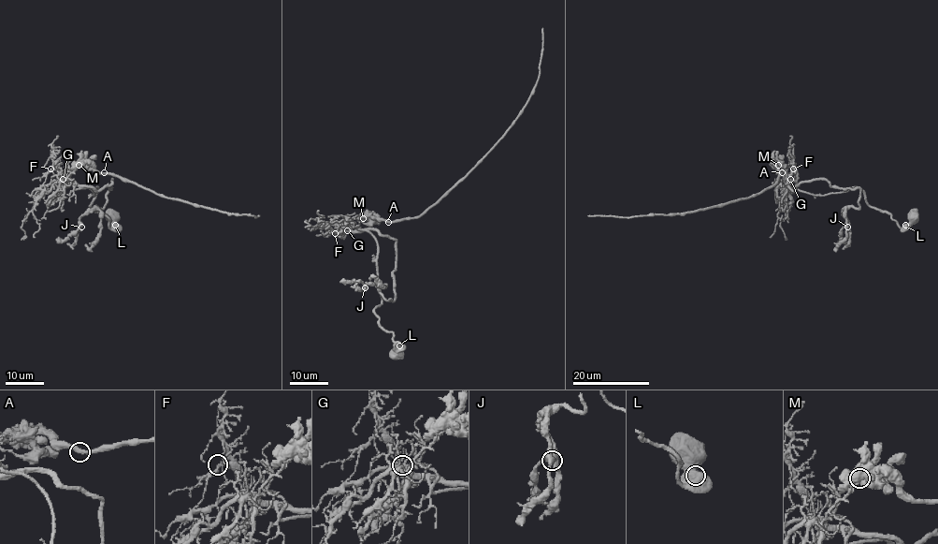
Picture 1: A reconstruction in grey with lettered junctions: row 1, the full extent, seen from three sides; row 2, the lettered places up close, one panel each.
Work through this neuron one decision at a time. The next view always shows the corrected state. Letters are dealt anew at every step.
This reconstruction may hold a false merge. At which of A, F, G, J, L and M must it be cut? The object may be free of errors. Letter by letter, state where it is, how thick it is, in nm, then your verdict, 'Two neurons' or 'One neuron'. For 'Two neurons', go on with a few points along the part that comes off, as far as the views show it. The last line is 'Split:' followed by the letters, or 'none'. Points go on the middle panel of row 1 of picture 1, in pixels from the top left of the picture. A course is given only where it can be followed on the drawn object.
A: Place: (388, 222). Thickness 360 nm. One neuron
F: Place: (335, 233). Thickness 200 nm. One neuron
G: Place: (347, 230). Thickness 320 nm. One neuron
J: Place: (365, 287). Thickness 480 nm. One neuron
L: Place: (399, 345). Thickness 550 nm. One neuron
M: Place: (363, 218). Thickness 500 nm. Two neurons. Course of the part to remove: (363, 218), (396, 222), (424, 213), (491, 150), (525, 106), (535, 84), (543, 42), (542, 28)
Split: M

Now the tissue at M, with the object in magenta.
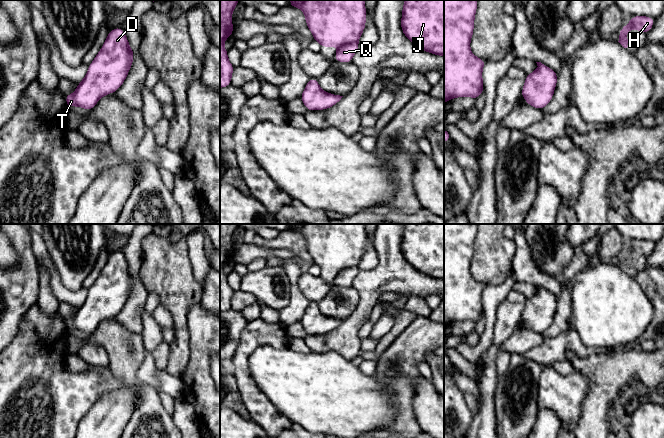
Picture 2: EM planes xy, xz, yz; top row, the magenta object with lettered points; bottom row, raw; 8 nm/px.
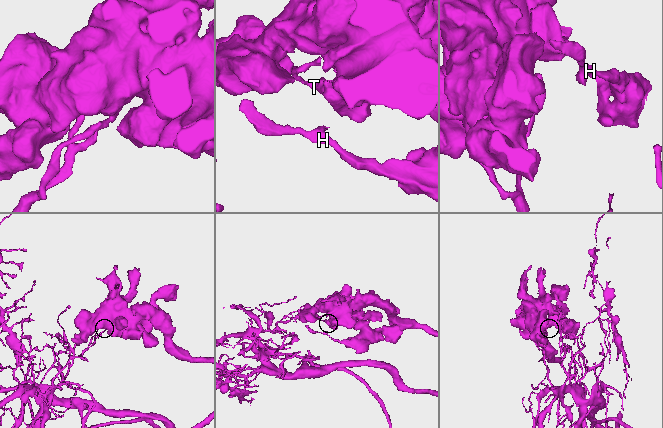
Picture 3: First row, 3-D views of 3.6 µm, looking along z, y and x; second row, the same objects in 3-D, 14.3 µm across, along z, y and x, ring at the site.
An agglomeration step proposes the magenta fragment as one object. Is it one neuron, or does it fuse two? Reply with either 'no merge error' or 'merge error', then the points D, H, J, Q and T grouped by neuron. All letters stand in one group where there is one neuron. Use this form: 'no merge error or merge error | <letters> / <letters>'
merge error | D H J Q / T

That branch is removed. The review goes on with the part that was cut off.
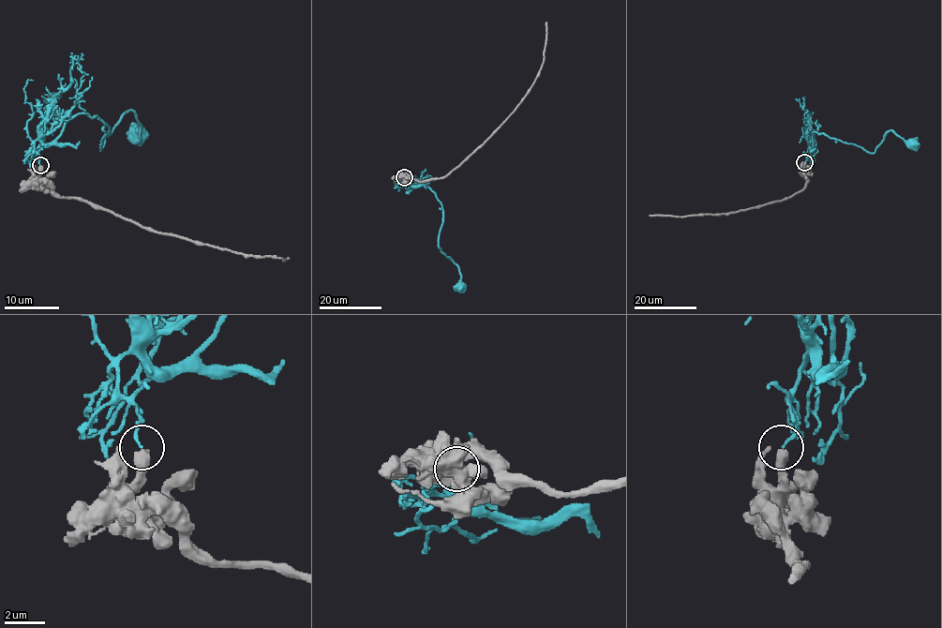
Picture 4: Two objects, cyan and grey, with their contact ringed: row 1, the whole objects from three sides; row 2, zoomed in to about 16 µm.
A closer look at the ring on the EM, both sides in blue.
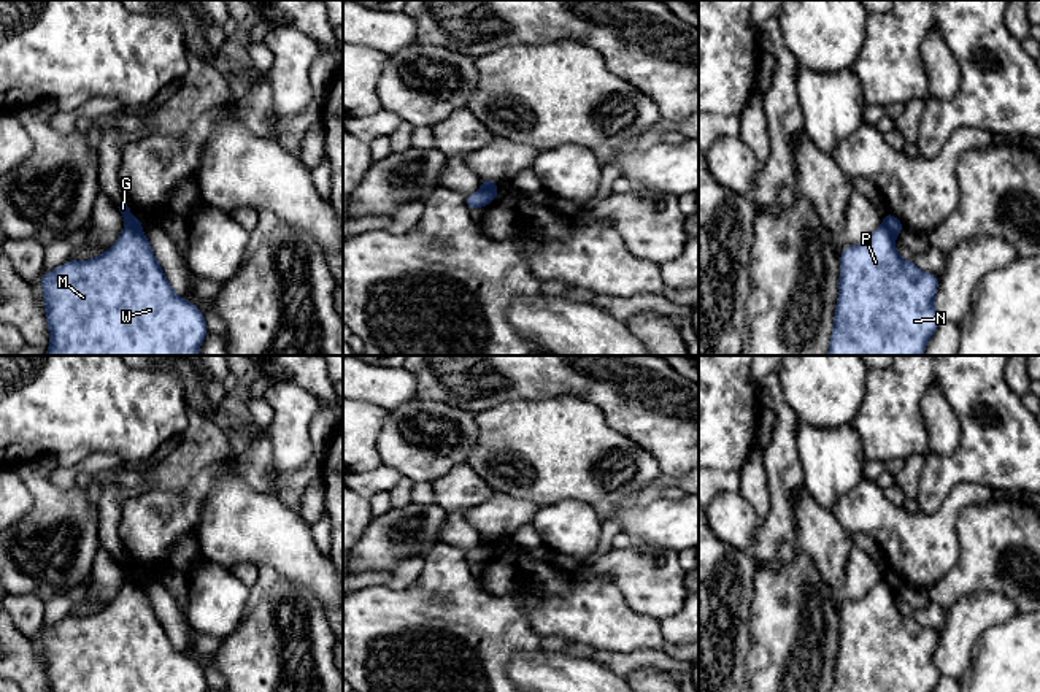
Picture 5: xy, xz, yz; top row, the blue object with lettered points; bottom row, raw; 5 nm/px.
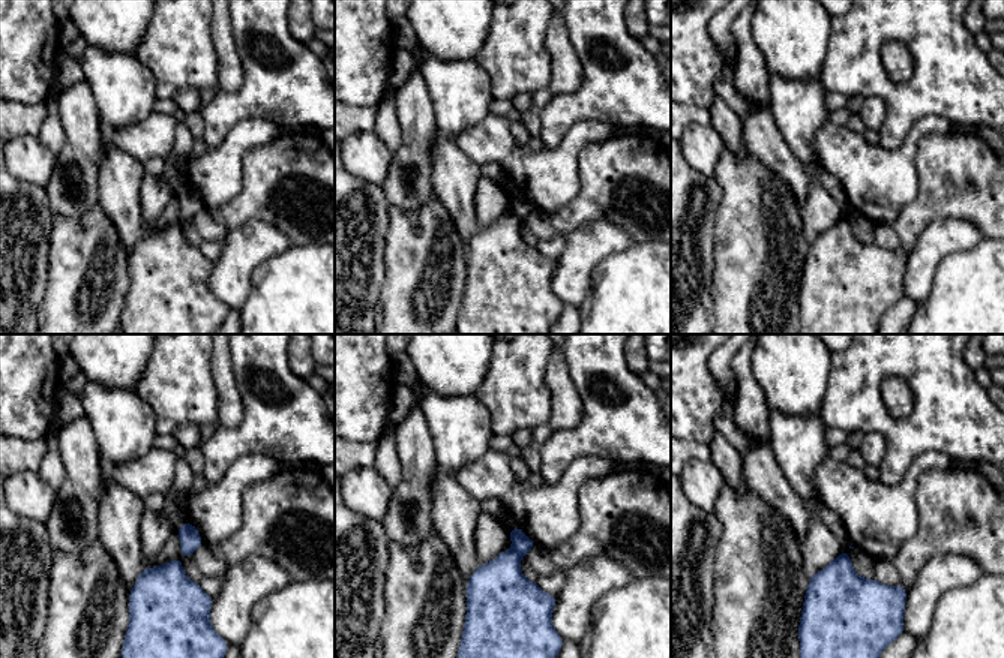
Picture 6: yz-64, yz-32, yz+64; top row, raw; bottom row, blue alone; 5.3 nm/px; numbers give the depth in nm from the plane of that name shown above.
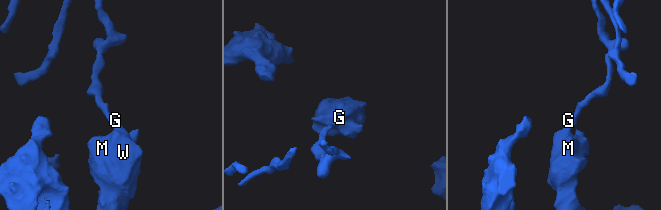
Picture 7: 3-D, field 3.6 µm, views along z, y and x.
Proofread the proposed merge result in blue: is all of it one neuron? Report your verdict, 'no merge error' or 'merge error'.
merge error

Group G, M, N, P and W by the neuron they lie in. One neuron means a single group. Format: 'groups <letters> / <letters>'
groups G / M N P W

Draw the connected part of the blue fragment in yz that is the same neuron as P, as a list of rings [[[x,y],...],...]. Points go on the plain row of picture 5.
[[[881,579],[867,595],[840,608],[838,654],[830,692],[932,692],[940,679],[934,662],[938,630],[921,627],[913,616],[899,611],[896,592]]]

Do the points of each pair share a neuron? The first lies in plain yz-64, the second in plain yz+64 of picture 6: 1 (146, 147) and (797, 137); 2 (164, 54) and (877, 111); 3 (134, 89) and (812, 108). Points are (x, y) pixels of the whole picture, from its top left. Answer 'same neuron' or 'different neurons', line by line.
1: different neurons
2: different neurons
3: same neuron

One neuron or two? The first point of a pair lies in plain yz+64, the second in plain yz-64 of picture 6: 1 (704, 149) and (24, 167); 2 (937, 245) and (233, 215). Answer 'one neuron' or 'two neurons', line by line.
1: one neuron
2: two neurons

